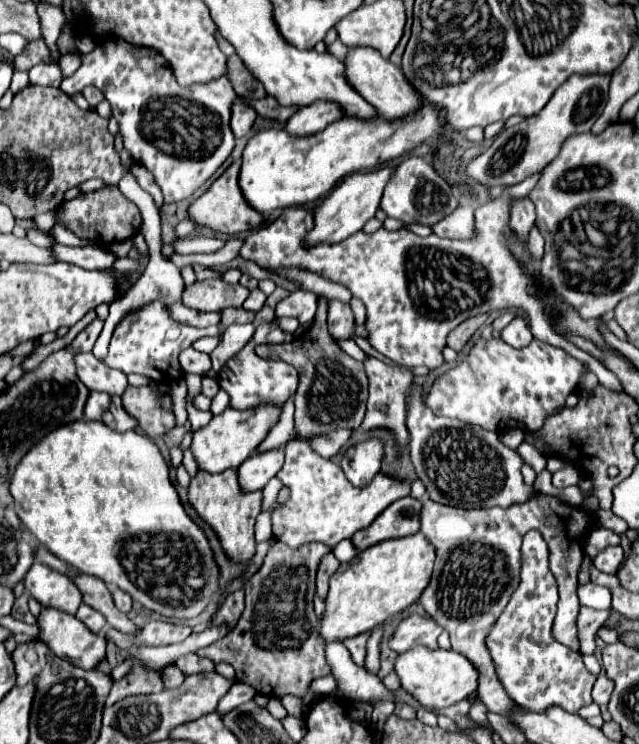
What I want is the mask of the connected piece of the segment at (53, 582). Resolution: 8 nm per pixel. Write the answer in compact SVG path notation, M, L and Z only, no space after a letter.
M34 561L30 571L26 573L24 583L26 583L28 593L42 607L60 609L64 613L74 615L82 603L82 593L74 587L74 583L66 575L50 569L44 563Z

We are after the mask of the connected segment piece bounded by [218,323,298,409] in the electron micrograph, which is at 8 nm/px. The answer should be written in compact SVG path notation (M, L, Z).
M274 323L260 325L256 329L256 333L252 335L252 339L246 343L246 347L222 367L220 377L218 377L218 385L230 395L230 405L232 407L236 407L236 409L252 409L262 401L272 401L278 407L282 407L288 401L288 397L298 387L298 371L292 365L284 363L284 361L266 361L266 359L258 357L254 353L254 347L258 343L288 343L292 339L294 339L294 335L284 333Z

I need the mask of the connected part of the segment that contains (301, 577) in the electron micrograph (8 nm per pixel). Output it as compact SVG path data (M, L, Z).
M276 541L266 553L262 567L244 585L246 609L238 625L228 637L202 647L196 653L214 663L232 665L236 669L236 681L248 683L266 697L282 697L290 693L302 697L310 705L316 695L308 691L308 683L330 673L324 657L324 641L318 635L320 621L312 607L316 567L320 557L328 551L330 547L324 543L306 543L292 549L286 543Z

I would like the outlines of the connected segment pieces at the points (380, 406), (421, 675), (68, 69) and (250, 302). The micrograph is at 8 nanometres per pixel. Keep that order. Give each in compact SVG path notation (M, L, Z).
M368 357L364 361L366 375L370 379L370 397L368 397L368 411L362 423L362 429L372 427L388 427L396 433L400 447L408 443L408 429L406 429L406 395L412 385L412 373L404 367L388 367L382 361Z
M424 645L412 647L412 651L406 651L398 655L394 669L400 677L400 683L406 691L410 691L426 709L434 707L450 707L462 699L466 699L470 693L478 689L478 669L472 667L474 663L466 659L464 655L456 651L446 649L430 649Z
M79 54L62 55L62 59L58 61L58 65L60 65L60 67L62 67L62 71L64 71L64 78L69 77L81 65L80 55Z
M261 290L250 291L250 297L244 301L244 309L248 311L260 311L262 309L267 296Z

